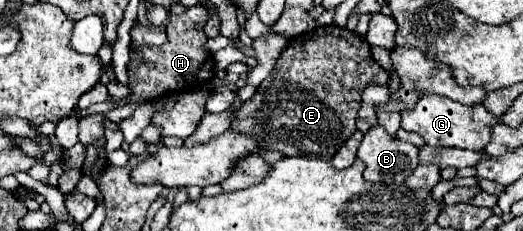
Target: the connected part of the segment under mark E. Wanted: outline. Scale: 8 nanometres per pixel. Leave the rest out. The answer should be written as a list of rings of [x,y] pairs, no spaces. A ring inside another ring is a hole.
[[[334,24],[314,28],[288,42],[256,94],[236,110],[230,128],[252,136],[260,148],[330,162],[356,132],[362,92],[370,84],[386,84],[388,78],[360,34]]]

